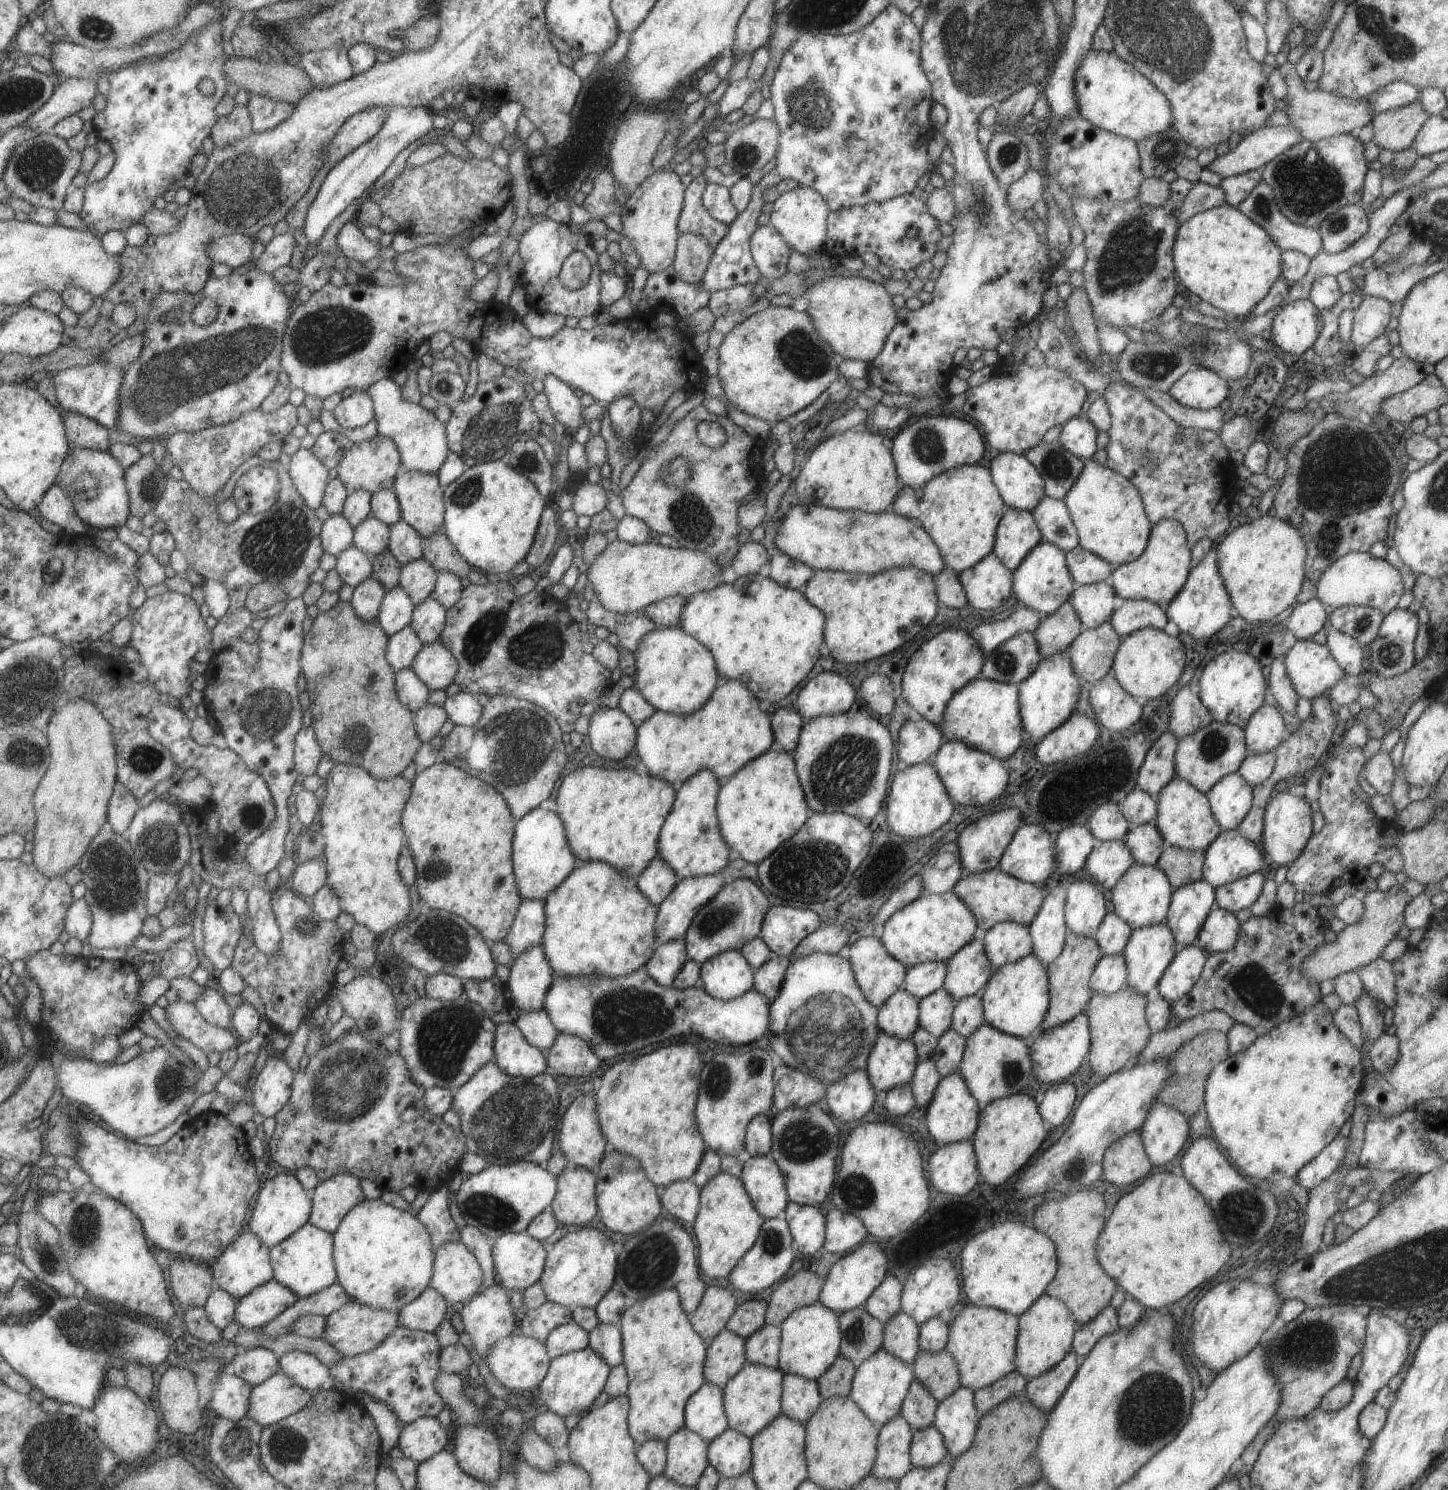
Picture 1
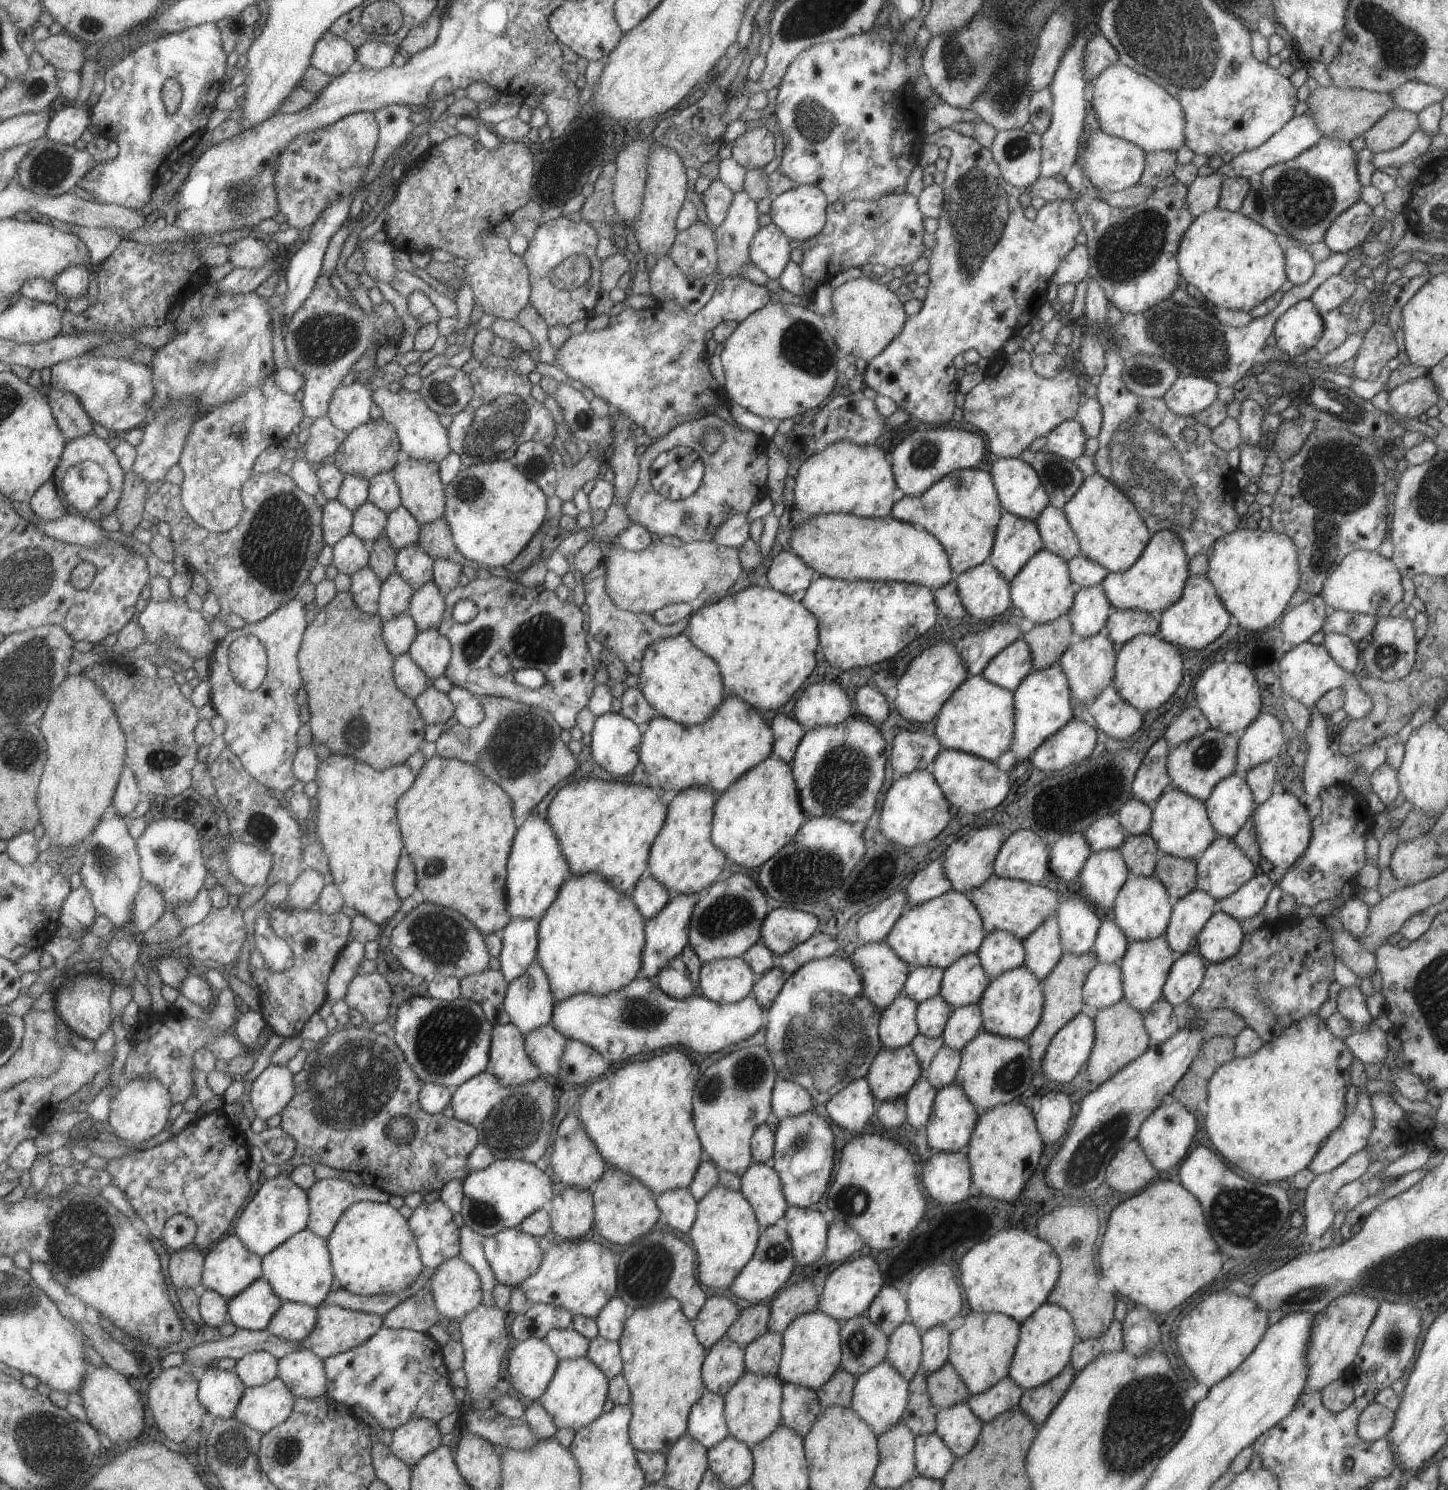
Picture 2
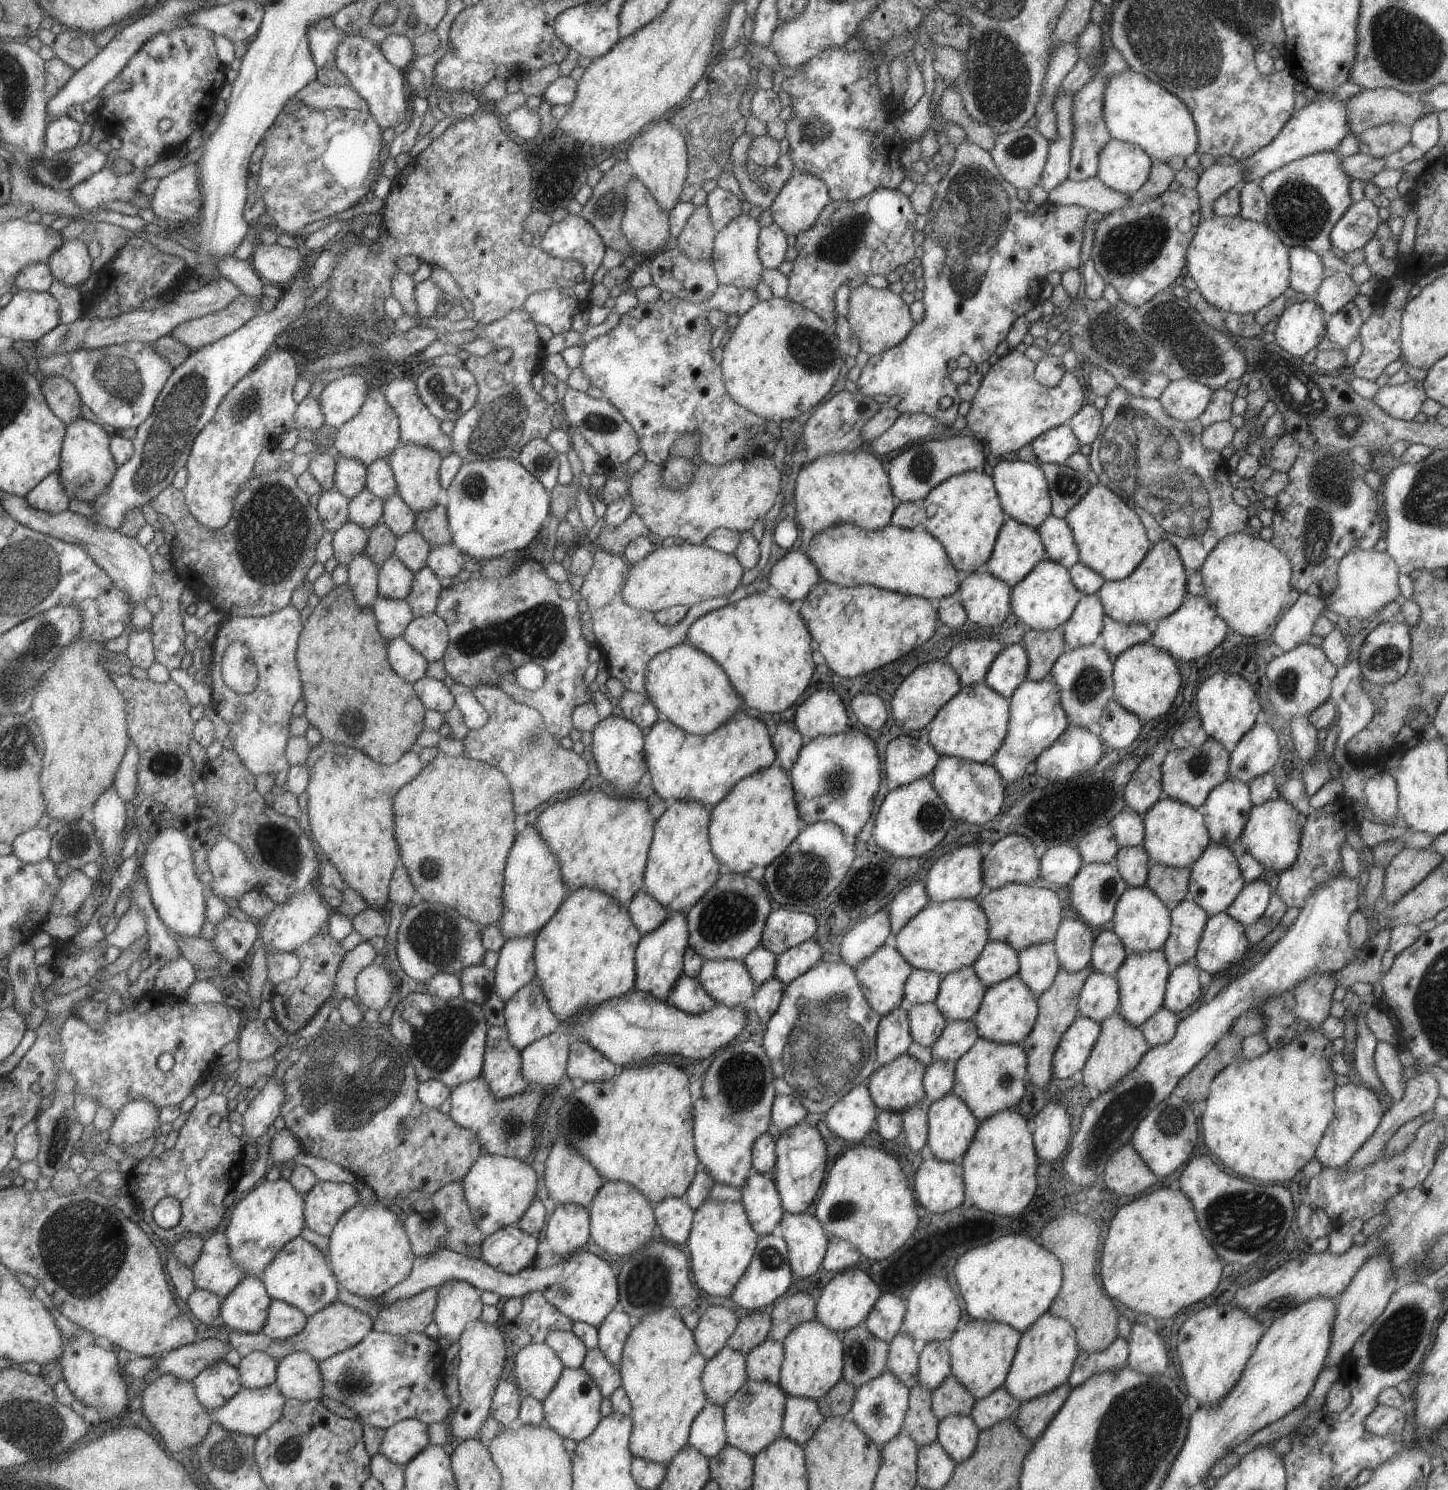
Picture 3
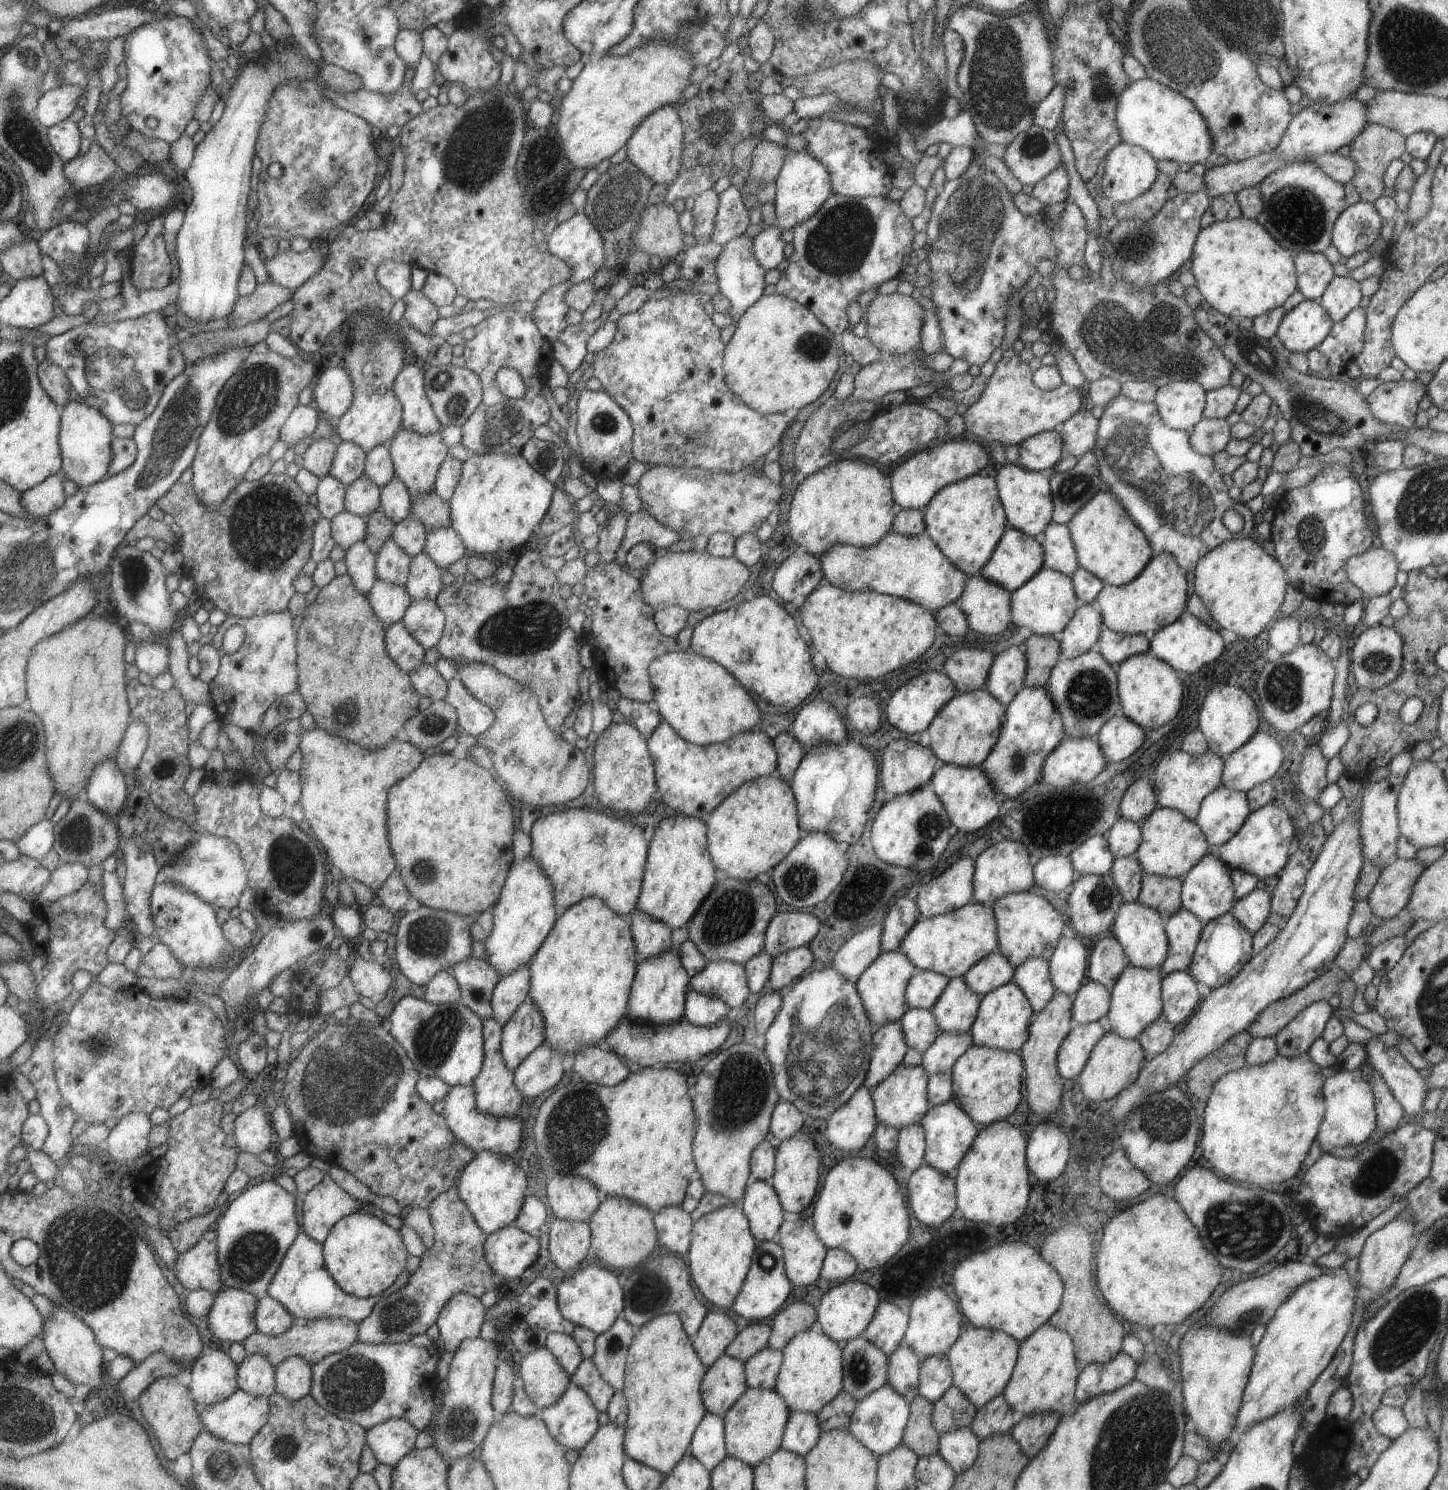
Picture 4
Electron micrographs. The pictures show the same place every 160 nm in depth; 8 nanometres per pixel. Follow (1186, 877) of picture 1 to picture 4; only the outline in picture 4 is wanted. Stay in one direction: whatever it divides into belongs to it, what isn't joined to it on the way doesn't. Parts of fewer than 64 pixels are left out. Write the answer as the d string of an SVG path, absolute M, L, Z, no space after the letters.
M1145 873L1140 880L1137 900L1142 905L1157 910L1164 922L1181 907L1180 888L1182 879Z

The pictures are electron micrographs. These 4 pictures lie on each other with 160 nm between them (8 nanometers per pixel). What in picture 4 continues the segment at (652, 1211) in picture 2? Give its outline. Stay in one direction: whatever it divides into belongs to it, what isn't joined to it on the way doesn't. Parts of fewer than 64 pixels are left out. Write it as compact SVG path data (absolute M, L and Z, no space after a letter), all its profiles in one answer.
M606 1195L597 1210L588 1218L590 1228L590 1248L605 1267L633 1268L659 1244L654 1227L653 1213L646 1206L630 1201L627 1197Z

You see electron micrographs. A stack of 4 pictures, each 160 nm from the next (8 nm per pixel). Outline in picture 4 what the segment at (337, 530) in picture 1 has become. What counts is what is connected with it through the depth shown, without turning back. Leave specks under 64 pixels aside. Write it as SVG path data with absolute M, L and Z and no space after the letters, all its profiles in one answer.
M327 475L319 479L315 494L316 509L321 517L329 521L344 510L345 491L346 486L343 486L336 478Z

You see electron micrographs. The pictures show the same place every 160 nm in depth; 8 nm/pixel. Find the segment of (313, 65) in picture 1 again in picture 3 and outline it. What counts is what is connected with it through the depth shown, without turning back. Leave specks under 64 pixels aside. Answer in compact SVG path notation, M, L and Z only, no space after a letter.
M329 17L319 19L307 31L311 58L316 68L336 66L335 51L344 34L331 22Z

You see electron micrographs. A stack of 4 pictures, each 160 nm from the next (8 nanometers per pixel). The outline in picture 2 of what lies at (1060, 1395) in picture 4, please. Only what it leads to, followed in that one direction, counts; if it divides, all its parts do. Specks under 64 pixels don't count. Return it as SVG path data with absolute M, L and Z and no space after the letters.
M1043 1302L1020 1324L1008 1377L1021 1390L1045 1384L1070 1362L1070 1352L1077 1337L1076 1328L1069 1312L1053 1303Z

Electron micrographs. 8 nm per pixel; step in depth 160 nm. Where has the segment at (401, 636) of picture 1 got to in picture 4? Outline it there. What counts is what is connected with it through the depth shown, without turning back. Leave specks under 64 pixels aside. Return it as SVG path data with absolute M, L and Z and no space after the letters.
M375 579L371 590L366 594L375 616L385 628L400 621L405 610L412 603L404 587Z

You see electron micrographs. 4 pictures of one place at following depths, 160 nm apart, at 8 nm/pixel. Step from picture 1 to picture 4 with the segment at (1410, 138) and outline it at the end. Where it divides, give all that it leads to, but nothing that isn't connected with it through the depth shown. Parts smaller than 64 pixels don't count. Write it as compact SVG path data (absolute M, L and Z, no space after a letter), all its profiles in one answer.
M1367 123L1359 134L1349 144L1349 158L1352 158L1356 164L1356 171L1350 180L1355 187L1361 201L1374 202L1374 200L1383 192L1382 174L1387 165L1393 159L1399 159L1401 153L1405 151L1404 136L1389 127Z

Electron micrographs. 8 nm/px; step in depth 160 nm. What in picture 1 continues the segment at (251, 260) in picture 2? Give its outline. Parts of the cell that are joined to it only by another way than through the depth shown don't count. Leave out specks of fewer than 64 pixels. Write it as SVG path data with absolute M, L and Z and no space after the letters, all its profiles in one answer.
M223 235L208 242L207 253L212 263L233 269L249 262L252 244L253 240L245 235Z

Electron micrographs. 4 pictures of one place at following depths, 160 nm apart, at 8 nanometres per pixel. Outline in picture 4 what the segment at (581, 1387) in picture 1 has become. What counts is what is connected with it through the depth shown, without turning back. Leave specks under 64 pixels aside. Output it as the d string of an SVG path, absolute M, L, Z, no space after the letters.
M569 1381L564 1393L551 1406L539 1410L538 1416L545 1423L551 1436L565 1448L572 1448L579 1452L589 1442L594 1432L597 1432L598 1410L593 1406L591 1399L580 1386Z

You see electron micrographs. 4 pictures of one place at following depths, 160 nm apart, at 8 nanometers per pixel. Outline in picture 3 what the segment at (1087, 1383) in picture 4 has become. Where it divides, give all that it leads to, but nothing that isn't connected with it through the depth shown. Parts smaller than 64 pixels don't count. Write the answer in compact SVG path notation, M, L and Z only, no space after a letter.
M1122 1337L1115 1338L1105 1350L1099 1352L1088 1353L1078 1349L1067 1382L1073 1388L1094 1374L1116 1371L1127 1364L1127 1357L1128 1344Z

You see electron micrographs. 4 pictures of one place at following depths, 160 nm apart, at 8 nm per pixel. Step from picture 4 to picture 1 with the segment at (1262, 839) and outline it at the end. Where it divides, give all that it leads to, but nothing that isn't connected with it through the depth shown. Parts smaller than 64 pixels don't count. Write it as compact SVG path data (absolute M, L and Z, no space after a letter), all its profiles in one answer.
M1289 790L1277 793L1270 798L1265 807L1262 830L1262 848L1269 856L1269 861L1275 862L1280 867L1291 864L1301 854L1312 835L1311 813L1309 801Z

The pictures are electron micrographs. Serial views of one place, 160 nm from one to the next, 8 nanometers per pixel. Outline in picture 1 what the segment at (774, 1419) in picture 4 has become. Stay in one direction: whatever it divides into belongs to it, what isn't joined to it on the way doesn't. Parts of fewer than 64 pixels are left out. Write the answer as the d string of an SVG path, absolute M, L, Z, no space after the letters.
M745 1362L722 1388L722 1401L728 1427L751 1438L781 1413L782 1376L783 1373L779 1368Z

